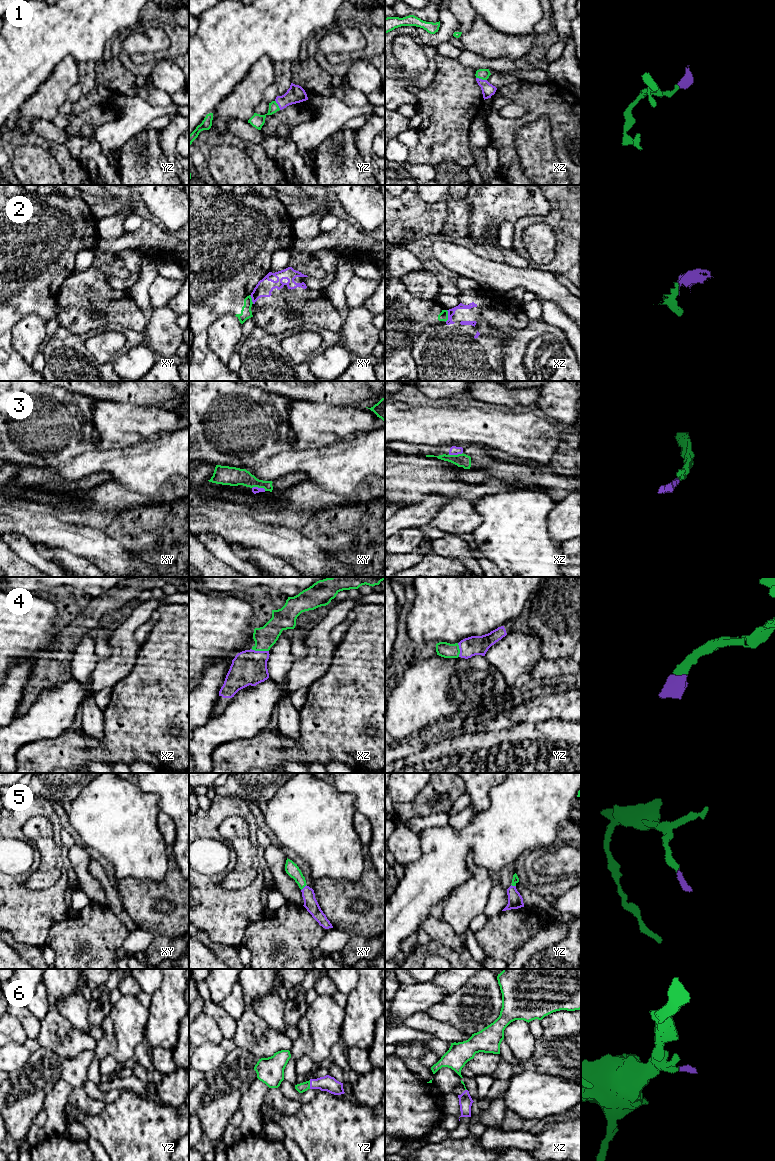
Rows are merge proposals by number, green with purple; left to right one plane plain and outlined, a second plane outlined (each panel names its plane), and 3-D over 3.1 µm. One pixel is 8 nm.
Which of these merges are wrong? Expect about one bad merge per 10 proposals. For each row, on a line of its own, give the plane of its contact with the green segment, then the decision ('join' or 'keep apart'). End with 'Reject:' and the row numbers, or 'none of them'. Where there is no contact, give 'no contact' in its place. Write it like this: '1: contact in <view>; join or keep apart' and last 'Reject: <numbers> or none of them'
1: contact in xz; join
2: contact in xz; keep apart
3: contact in xy; join
4: contact in xz; join
5: contact in xy; join
6: contact in yz; join
Reject: 2

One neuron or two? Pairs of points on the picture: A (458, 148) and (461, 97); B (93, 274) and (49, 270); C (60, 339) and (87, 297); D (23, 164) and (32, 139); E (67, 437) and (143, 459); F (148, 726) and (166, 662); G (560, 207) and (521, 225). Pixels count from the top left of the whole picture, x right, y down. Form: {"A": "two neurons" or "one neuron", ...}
{"A": "one neuron", "B": "two neurons", "C": "two neurons", "D": "two neurons", "E": "two neurons", "F": "one neuron", "G": "one neuron"}

